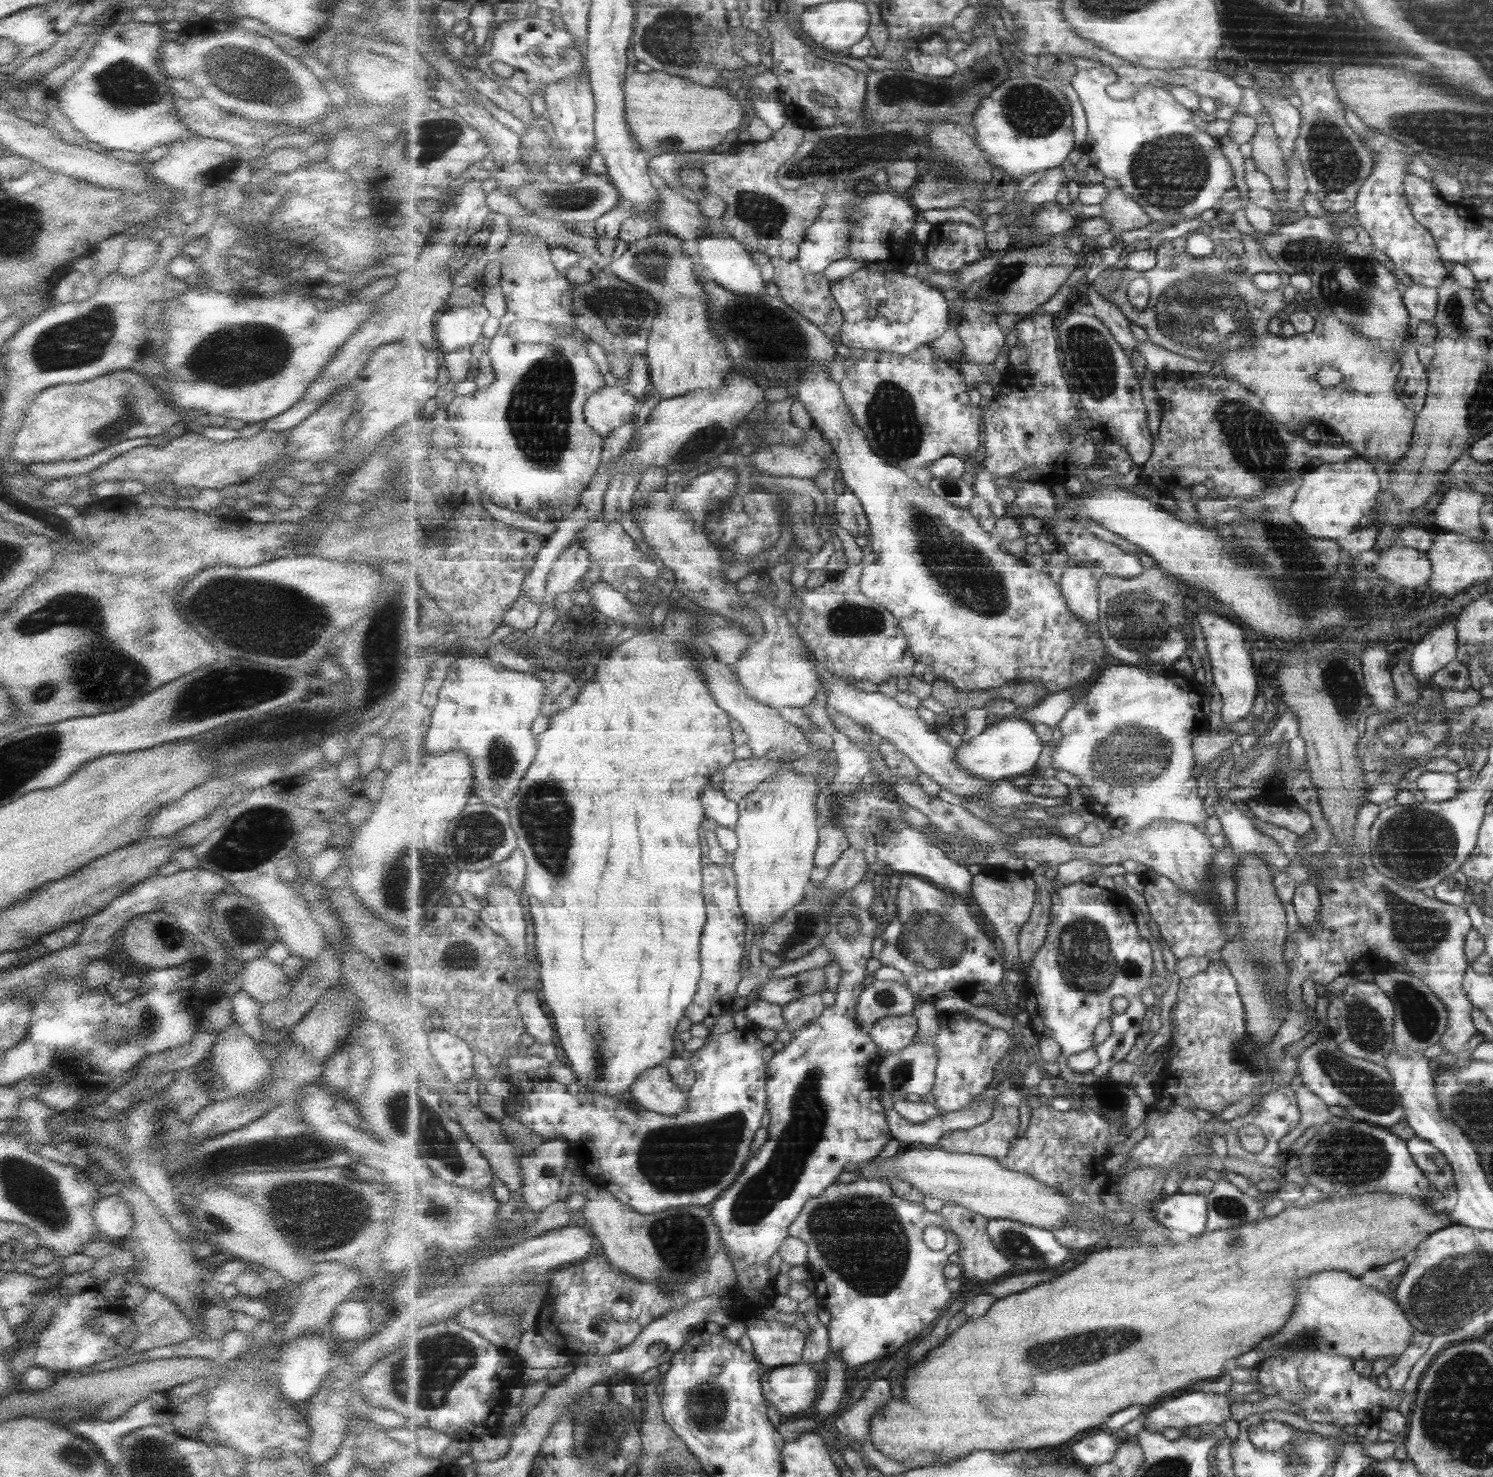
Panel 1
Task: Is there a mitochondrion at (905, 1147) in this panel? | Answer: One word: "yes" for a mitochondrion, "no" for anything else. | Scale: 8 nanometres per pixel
no

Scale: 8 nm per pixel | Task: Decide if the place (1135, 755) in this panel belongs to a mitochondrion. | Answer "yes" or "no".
yes

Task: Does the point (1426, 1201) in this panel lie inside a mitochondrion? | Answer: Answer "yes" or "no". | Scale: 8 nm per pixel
no

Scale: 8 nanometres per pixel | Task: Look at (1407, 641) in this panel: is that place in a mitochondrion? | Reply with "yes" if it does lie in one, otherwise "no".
no

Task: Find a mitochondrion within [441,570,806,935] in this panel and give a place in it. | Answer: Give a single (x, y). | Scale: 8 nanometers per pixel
(545, 816)

